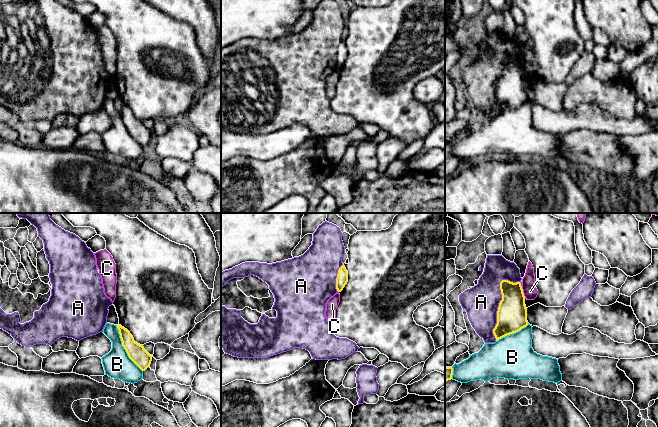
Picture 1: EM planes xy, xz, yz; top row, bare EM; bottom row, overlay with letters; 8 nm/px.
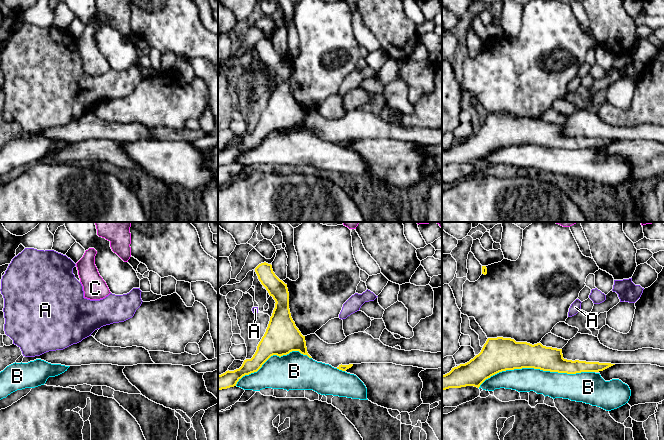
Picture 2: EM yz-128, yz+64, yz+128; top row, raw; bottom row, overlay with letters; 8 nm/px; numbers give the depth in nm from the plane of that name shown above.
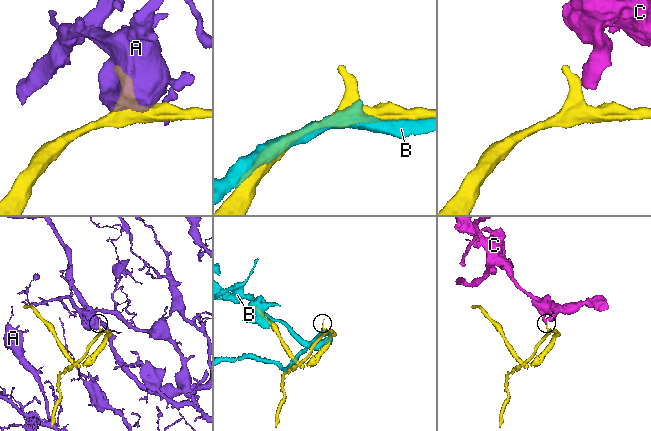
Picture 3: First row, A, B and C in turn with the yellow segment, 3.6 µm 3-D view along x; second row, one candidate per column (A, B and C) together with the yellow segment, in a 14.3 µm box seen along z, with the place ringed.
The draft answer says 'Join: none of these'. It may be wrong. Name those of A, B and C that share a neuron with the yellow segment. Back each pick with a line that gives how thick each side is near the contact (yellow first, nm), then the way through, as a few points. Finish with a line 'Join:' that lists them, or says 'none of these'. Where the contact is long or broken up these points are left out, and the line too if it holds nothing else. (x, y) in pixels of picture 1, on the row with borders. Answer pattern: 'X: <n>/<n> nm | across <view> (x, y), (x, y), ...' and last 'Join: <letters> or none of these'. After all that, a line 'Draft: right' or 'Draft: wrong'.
Join: none of these
Draft: right

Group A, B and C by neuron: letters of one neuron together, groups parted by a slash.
A / B / C

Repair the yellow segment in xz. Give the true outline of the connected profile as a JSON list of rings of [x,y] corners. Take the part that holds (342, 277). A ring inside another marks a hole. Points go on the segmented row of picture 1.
[[[344,264],[339,268],[336,278],[336,289],[341,292],[348,282],[348,273]]]

